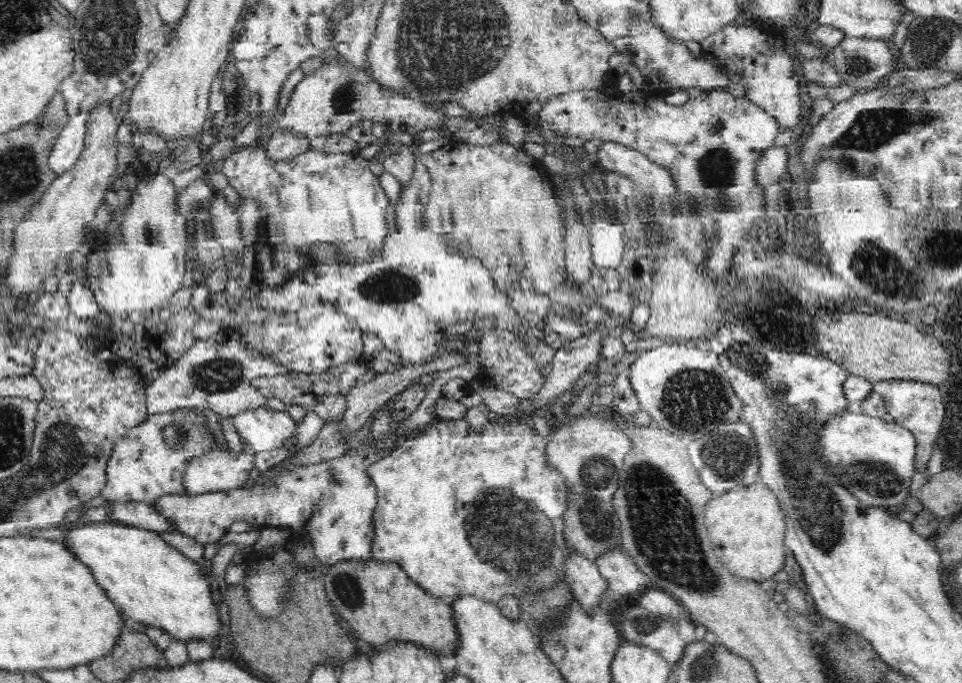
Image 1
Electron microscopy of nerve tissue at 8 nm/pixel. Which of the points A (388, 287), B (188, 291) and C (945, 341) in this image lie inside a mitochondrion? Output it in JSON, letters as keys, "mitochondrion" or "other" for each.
{"A":"mitochondrion","B":"other","C":"other"}

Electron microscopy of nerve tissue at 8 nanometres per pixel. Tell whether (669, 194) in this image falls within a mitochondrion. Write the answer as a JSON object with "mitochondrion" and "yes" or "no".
{"mitochondrion":"no"}

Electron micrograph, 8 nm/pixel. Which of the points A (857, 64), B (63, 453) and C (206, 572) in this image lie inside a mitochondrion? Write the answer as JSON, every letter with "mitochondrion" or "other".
{"A":"mitochondrion","B":"mitochondrion","C":"other"}

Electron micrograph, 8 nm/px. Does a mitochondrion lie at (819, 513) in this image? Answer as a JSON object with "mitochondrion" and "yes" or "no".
{"mitochondrion":"yes"}

